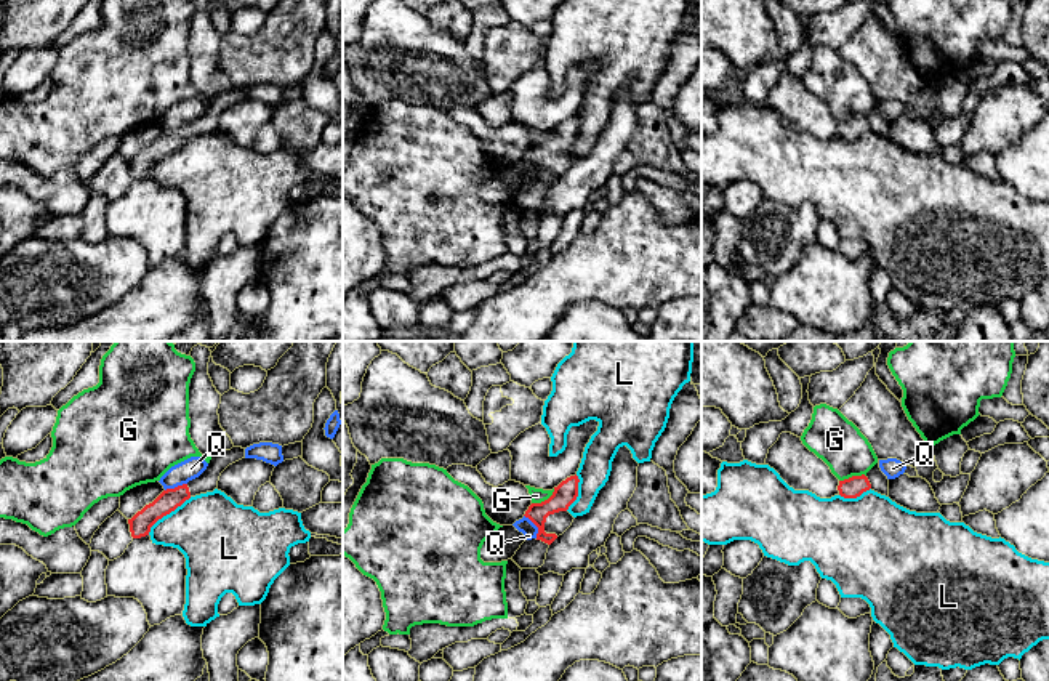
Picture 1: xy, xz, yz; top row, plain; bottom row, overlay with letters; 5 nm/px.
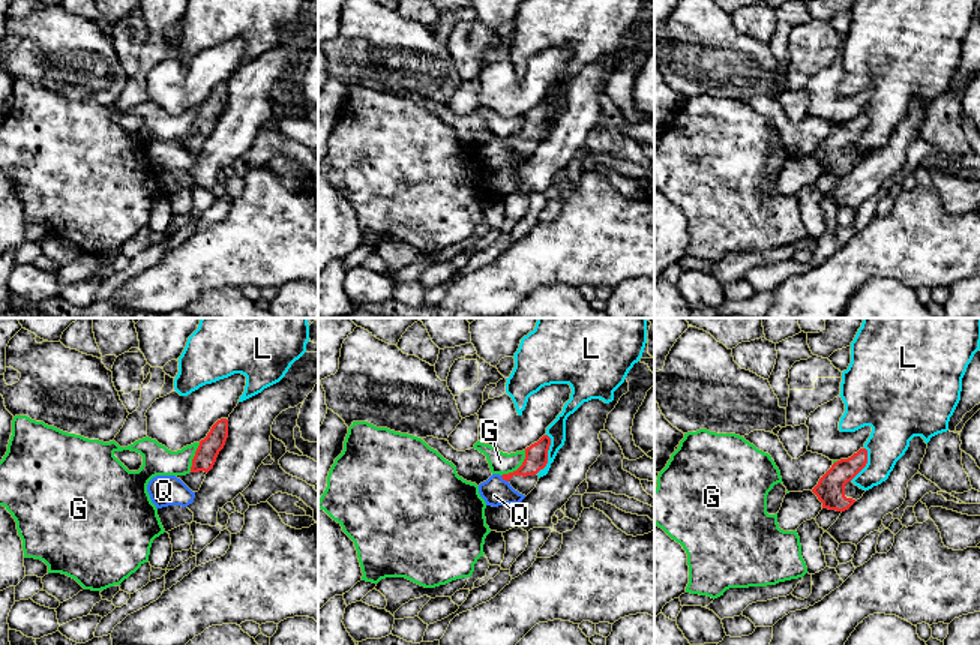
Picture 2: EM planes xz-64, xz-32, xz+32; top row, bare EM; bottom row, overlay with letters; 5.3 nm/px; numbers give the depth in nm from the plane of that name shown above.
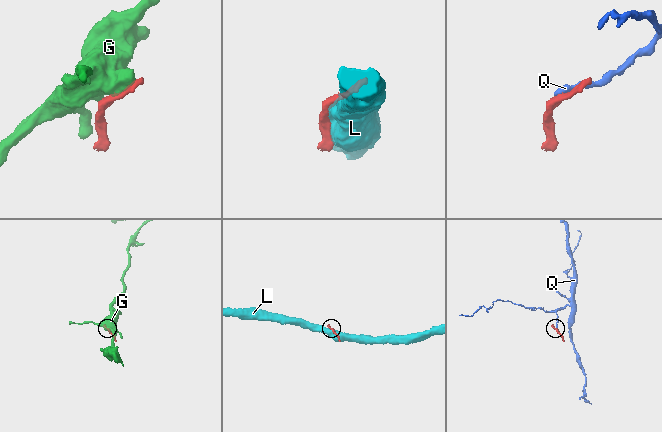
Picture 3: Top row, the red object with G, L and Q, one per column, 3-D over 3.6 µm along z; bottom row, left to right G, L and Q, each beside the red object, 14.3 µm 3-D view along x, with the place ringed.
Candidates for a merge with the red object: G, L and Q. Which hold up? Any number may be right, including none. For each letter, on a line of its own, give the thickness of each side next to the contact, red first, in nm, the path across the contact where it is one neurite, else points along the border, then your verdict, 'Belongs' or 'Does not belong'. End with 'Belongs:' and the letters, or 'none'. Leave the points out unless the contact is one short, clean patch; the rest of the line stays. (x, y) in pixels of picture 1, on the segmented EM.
G: Thickness 110 nm (red) against 240 nm. Does not belong
L: Thickness 110 nm (red) against 380 nm. Does not belong
Q: Thickness 110 nm (red) against 80 nm. Boundary: xz (524, 515), (537, 527), (537, 537). Does not belong
Belongs: none

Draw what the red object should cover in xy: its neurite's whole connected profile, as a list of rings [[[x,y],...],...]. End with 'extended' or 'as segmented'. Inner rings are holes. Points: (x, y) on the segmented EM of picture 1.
[[[232,447],[211,457],[207,469],[187,484],[163,490],[152,503],[146,505],[131,519],[128,519],[133,538],[149,535],[151,527],[163,516],[175,511],[191,497],[213,492],[218,487],[221,473],[232,463],[245,458],[245,449]]]; extended

